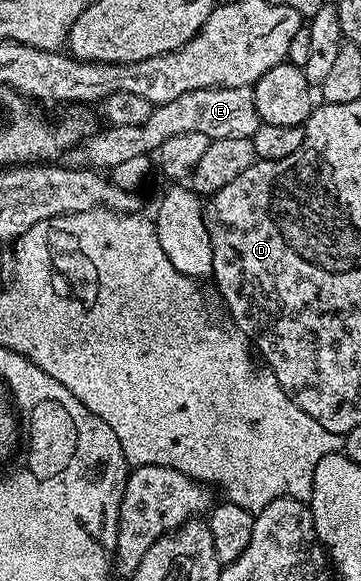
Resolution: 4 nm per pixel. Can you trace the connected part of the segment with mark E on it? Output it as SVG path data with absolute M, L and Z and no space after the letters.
M208 87L183 93L175 101L154 106L151 117L139 125L106 126L106 131L94 130L88 139L64 152L63 159L72 168L111 169L130 157L143 157L156 152L158 147L179 133L203 133L211 141L223 137L250 138L259 120L253 92L247 87Z

